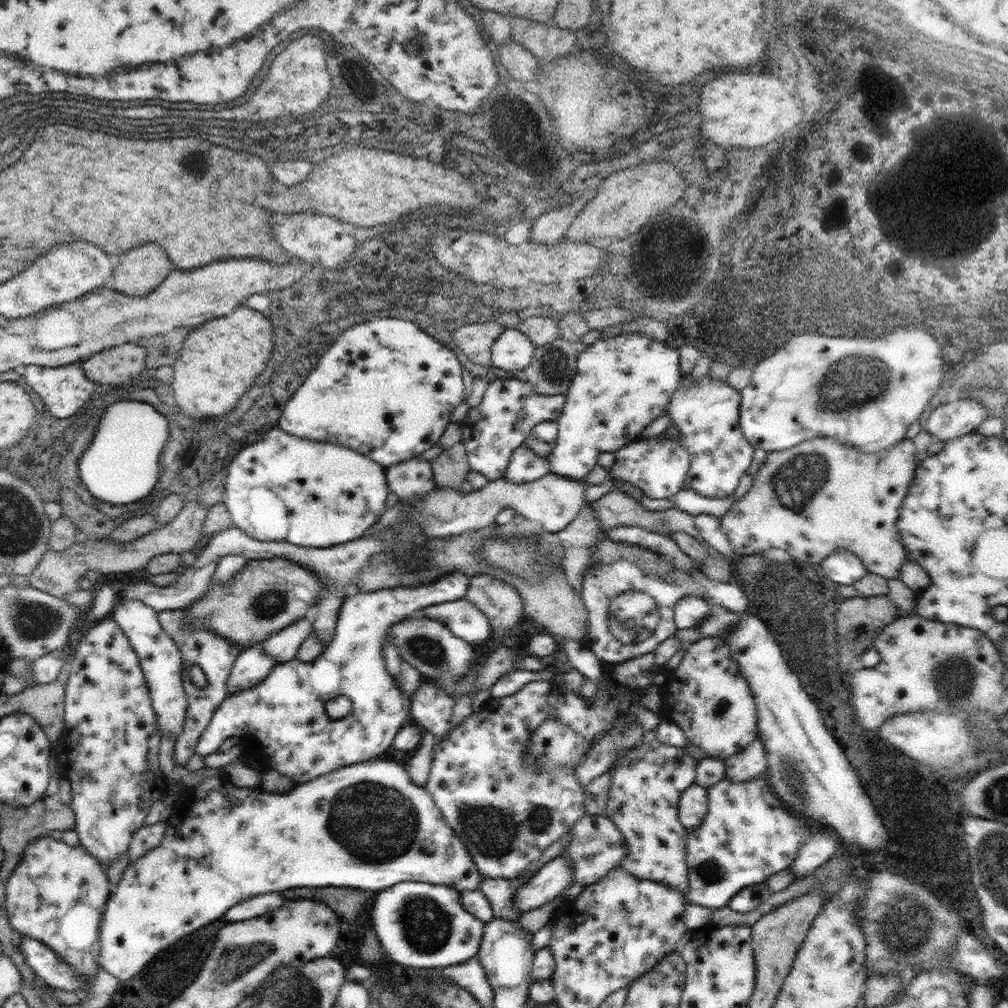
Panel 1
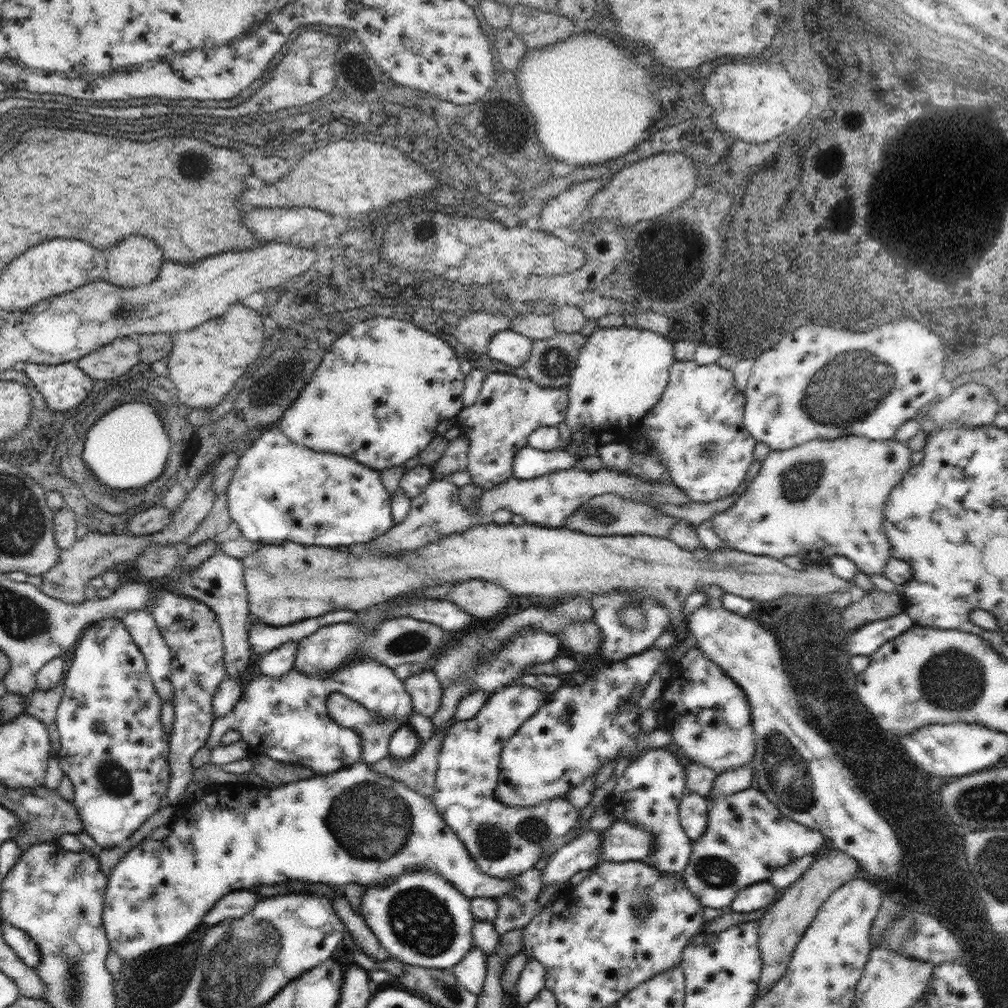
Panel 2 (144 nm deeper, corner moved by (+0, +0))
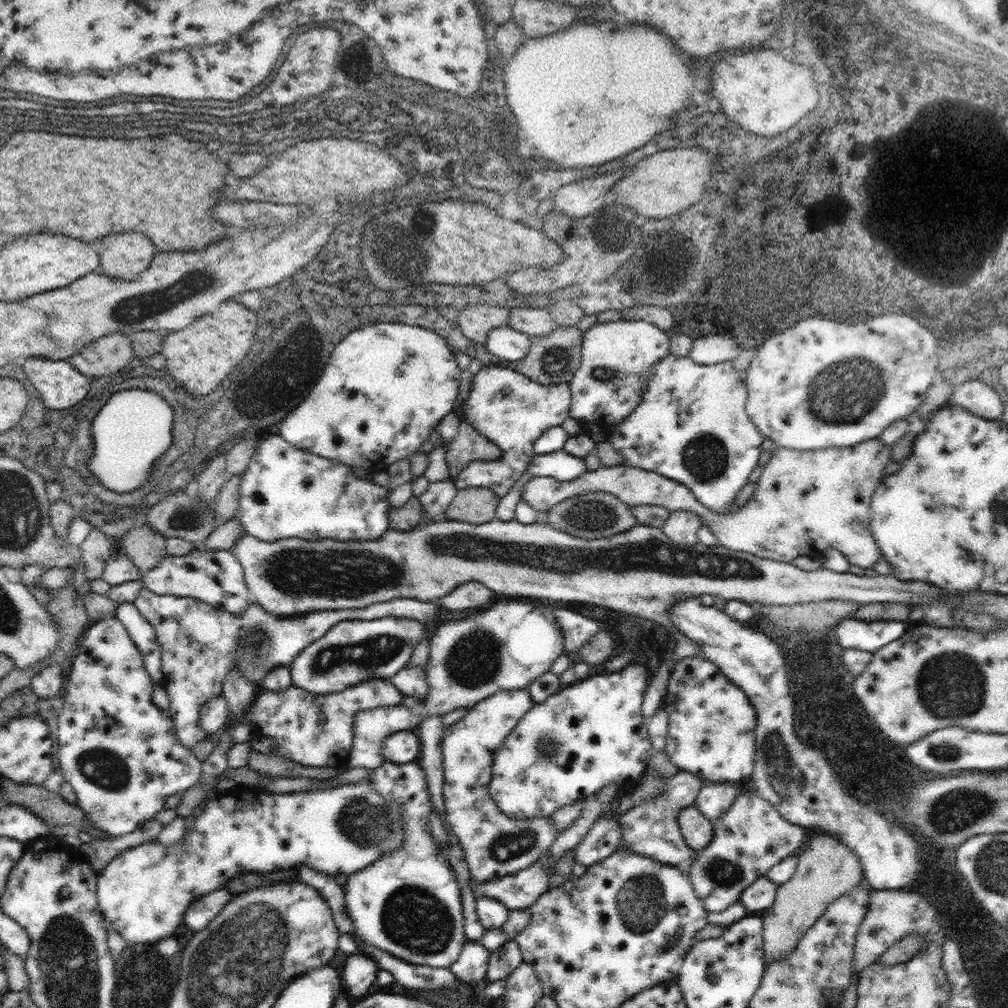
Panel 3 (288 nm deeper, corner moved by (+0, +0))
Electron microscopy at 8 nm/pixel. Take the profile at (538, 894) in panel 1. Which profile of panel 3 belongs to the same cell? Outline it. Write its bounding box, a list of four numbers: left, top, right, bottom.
[569,816,621,868]

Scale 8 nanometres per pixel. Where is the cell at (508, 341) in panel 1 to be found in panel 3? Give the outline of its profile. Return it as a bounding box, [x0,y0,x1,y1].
[485,326,531,362]

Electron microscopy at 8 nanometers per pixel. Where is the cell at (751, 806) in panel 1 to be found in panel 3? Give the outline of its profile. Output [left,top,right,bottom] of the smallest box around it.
[687,790,811,912]

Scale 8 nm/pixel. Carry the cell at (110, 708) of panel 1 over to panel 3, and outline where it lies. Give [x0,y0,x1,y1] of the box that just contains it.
[55,614,203,838]

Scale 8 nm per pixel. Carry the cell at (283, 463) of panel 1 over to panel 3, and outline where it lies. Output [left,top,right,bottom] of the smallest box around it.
[235,434,391,542]

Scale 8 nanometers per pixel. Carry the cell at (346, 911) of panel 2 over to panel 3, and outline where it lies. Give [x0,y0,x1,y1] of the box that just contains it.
[299,868,461,992]

